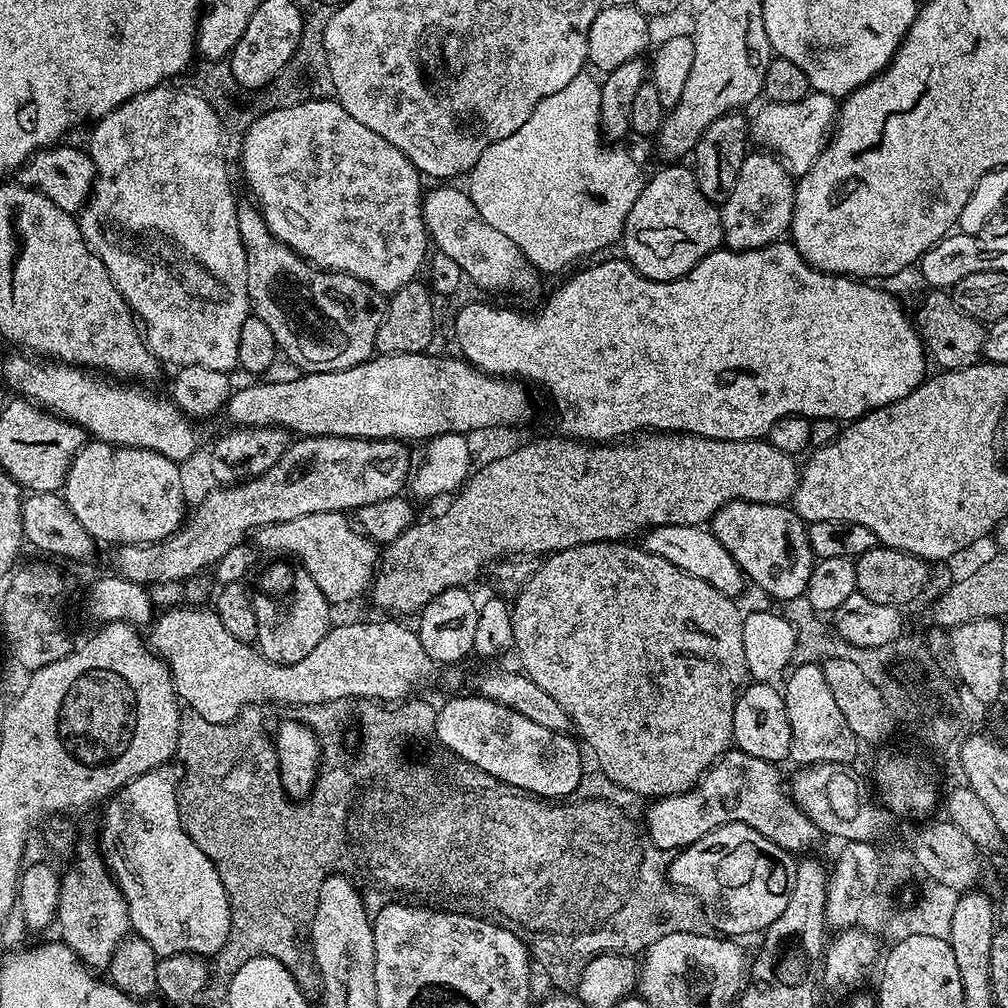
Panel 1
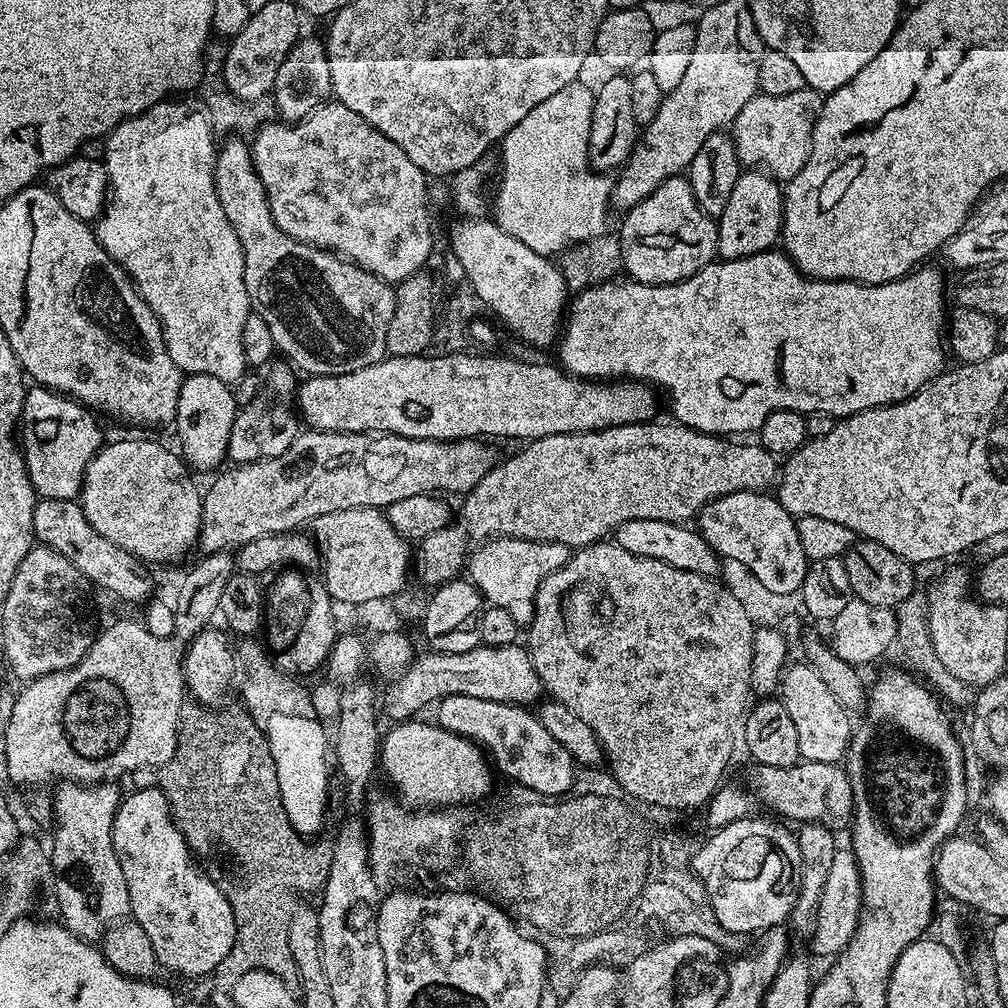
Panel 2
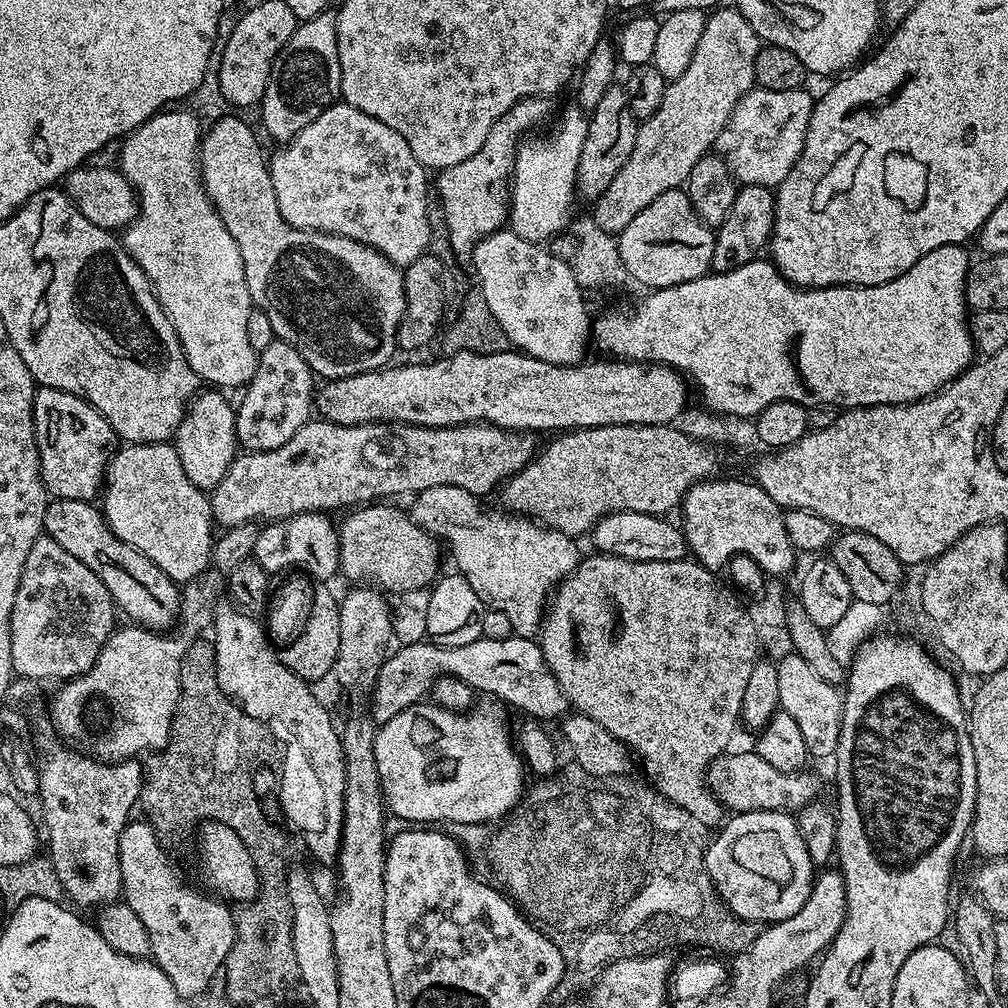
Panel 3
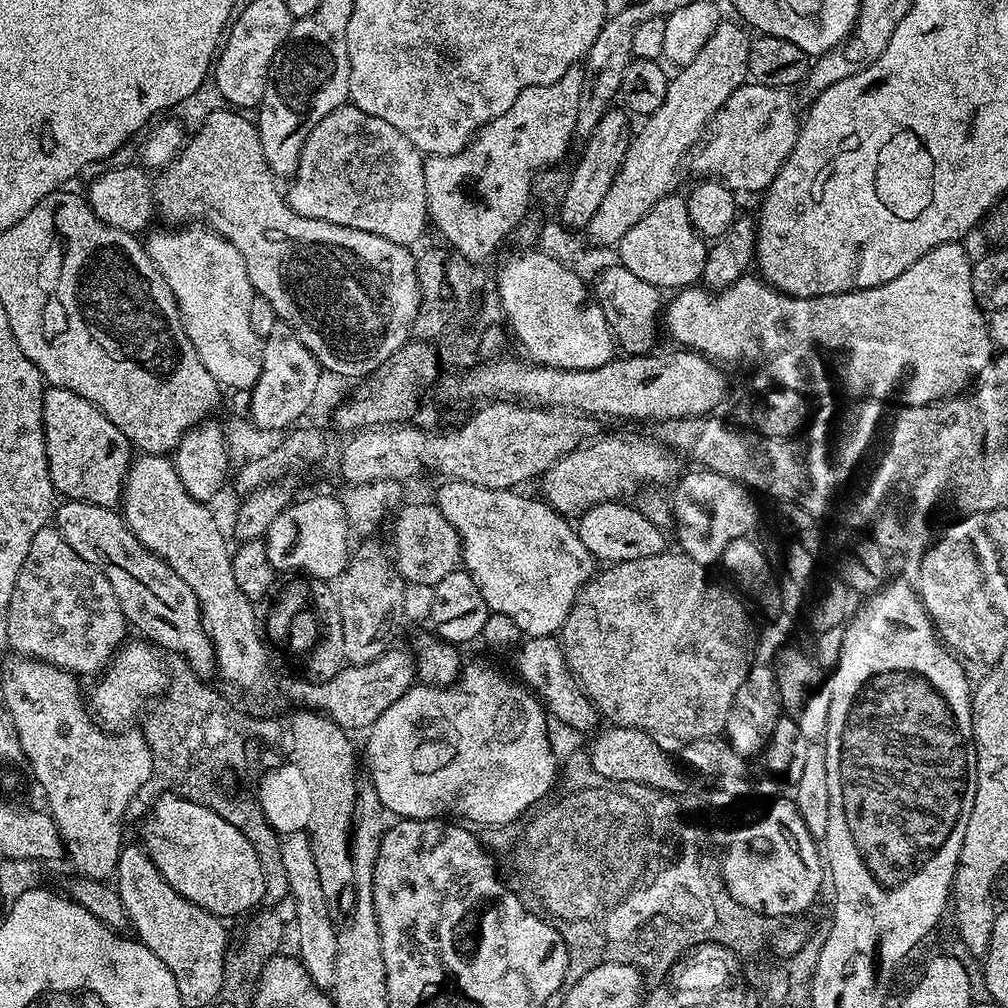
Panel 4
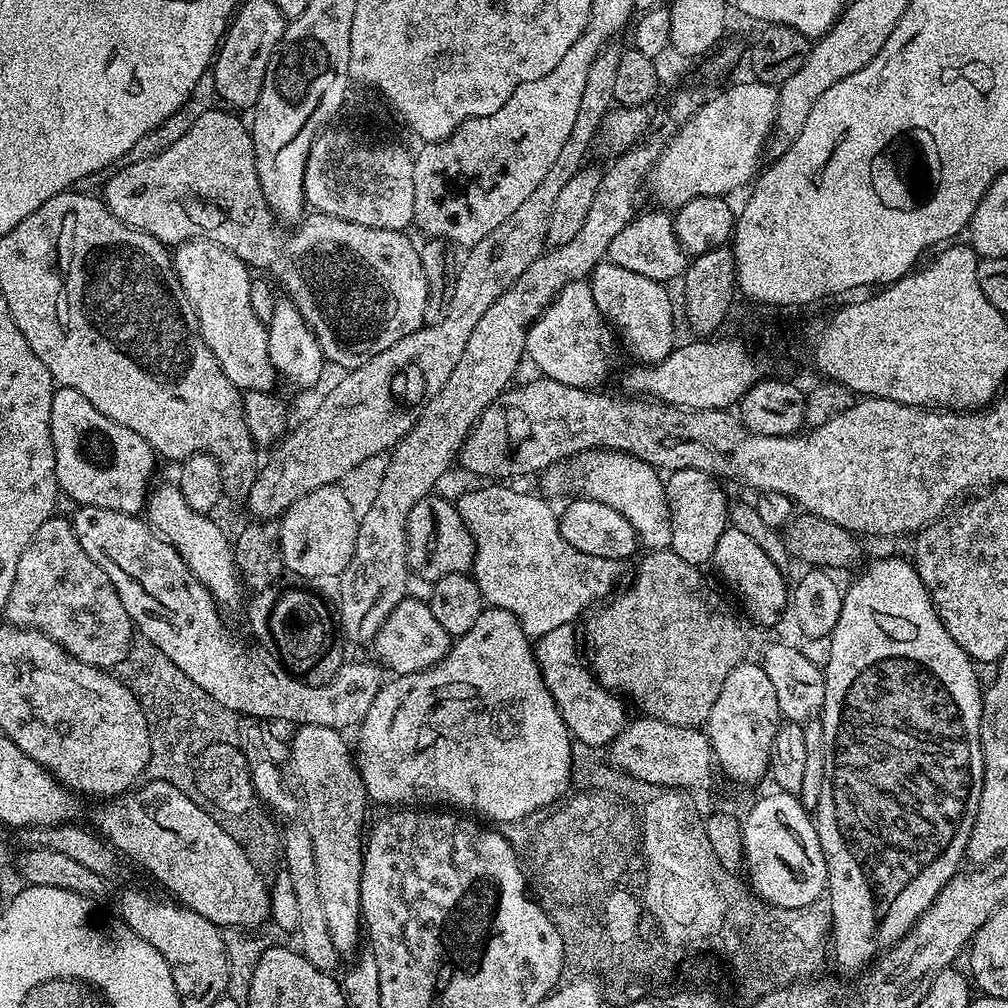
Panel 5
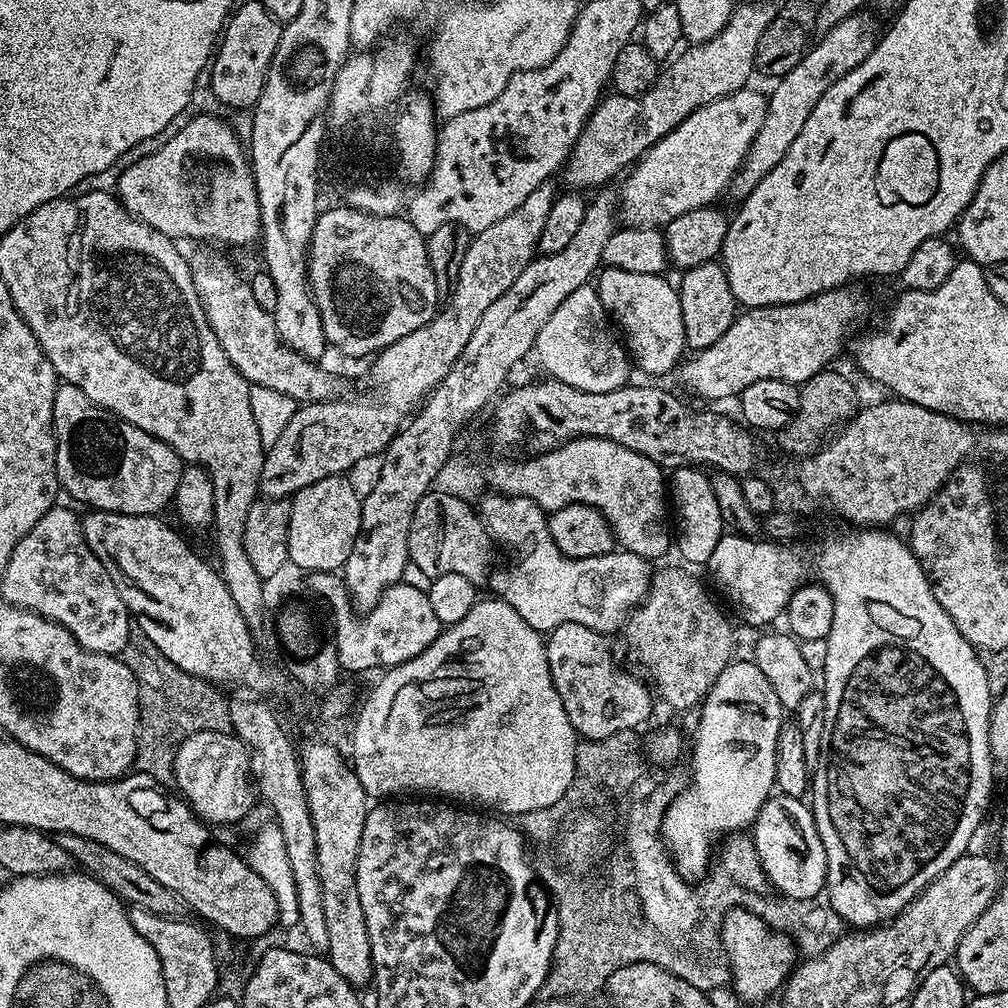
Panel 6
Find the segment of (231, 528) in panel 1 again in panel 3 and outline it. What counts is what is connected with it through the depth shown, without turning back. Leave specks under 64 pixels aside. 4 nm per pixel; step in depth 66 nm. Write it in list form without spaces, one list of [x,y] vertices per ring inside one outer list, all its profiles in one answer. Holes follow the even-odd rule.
[[[323,418],[309,419],[307,424],[290,438],[282,446],[278,446],[269,452],[248,452],[247,454],[237,455],[232,465],[226,470],[222,482],[211,489],[210,499],[212,501],[212,519],[221,529],[227,530],[238,527],[239,524],[250,522],[271,522],[274,520],[286,521],[292,516],[297,516],[303,512],[322,512],[327,513],[328,508],[344,508],[349,506],[364,506],[369,502],[379,501],[381,498],[392,498],[388,496],[404,496],[415,494],[422,490],[430,490],[430,486],[458,486],[462,490],[470,490],[470,494],[481,498],[487,497],[487,492],[495,493],[503,485],[505,480],[510,479],[514,474],[518,474],[534,459],[538,451],[537,437],[527,432],[512,432],[509,428],[499,428],[493,424],[459,424],[453,428],[423,428],[417,424],[393,424],[391,422],[373,422],[371,424],[335,424]]]

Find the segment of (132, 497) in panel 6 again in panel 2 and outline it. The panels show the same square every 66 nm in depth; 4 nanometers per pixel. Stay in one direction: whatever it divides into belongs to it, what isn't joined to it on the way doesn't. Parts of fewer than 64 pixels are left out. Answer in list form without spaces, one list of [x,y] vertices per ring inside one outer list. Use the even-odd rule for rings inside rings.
[[[32,386],[25,391],[24,408],[18,421],[18,440],[37,497],[45,500],[76,500],[79,497],[86,466],[90,466],[106,440],[100,433],[99,422],[91,415],[95,416],[79,400],[53,392],[51,388]]]

